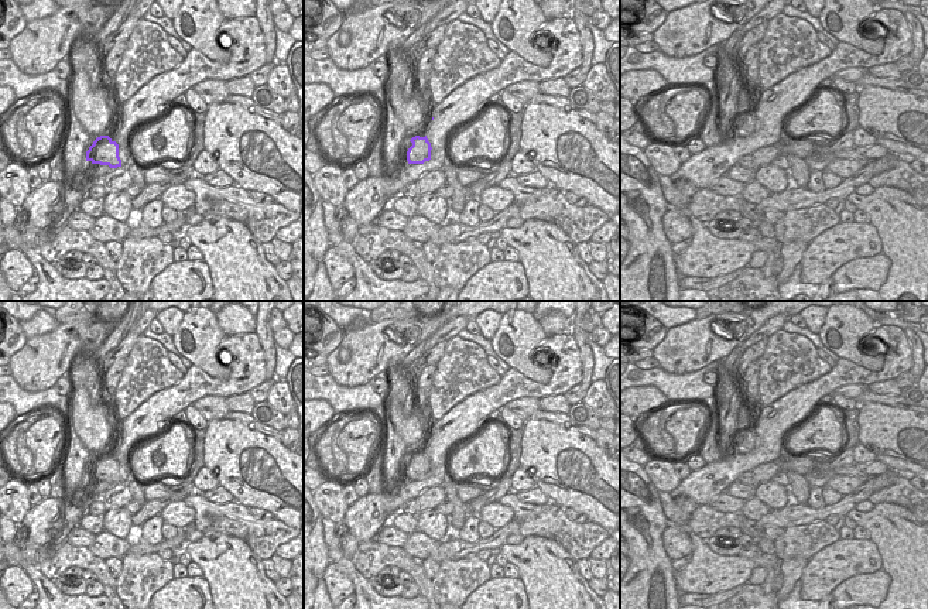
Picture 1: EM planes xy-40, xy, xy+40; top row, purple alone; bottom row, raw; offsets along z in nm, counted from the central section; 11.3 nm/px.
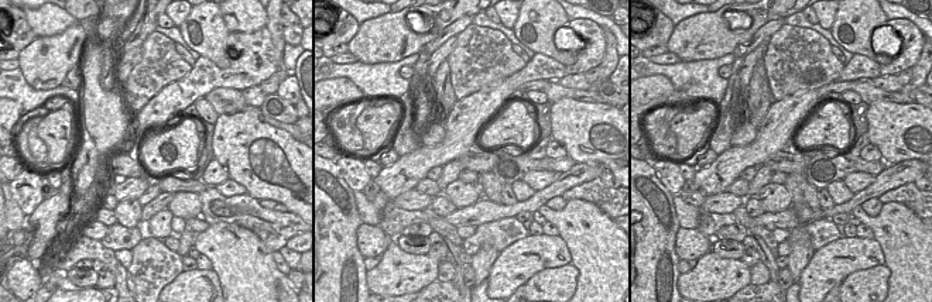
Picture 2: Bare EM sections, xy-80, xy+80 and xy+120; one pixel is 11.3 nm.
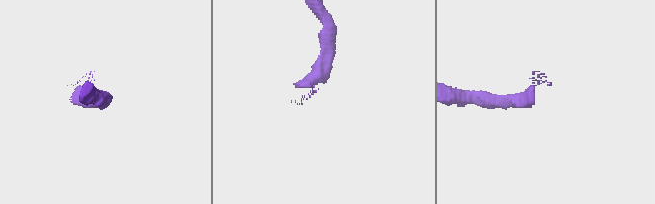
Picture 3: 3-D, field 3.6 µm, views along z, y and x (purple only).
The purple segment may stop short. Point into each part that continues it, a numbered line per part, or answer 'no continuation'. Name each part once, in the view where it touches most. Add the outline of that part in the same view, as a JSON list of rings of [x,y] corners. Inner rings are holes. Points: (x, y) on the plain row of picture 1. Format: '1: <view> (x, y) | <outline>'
1: xy (423, 448) | [[[428,431],[427,435],[424,437],[421,445],[417,448],[417,452],[425,454],[429,448],[431,442],[432,442],[432,432]]]

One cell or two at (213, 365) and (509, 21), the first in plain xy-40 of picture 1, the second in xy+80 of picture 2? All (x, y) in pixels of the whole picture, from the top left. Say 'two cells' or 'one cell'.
two cells

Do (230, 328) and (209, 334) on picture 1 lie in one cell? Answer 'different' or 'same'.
different

